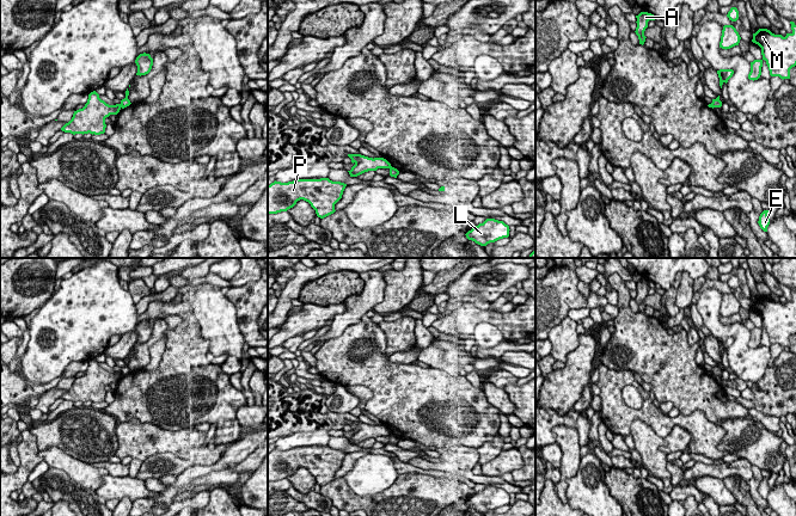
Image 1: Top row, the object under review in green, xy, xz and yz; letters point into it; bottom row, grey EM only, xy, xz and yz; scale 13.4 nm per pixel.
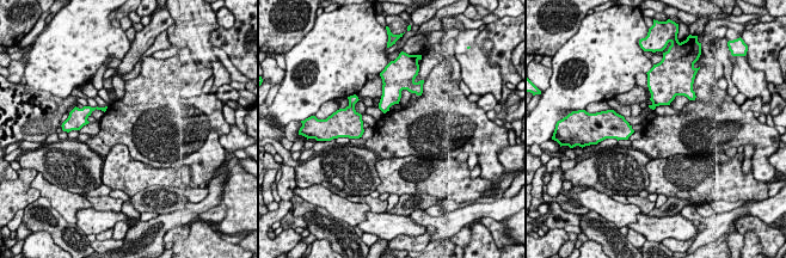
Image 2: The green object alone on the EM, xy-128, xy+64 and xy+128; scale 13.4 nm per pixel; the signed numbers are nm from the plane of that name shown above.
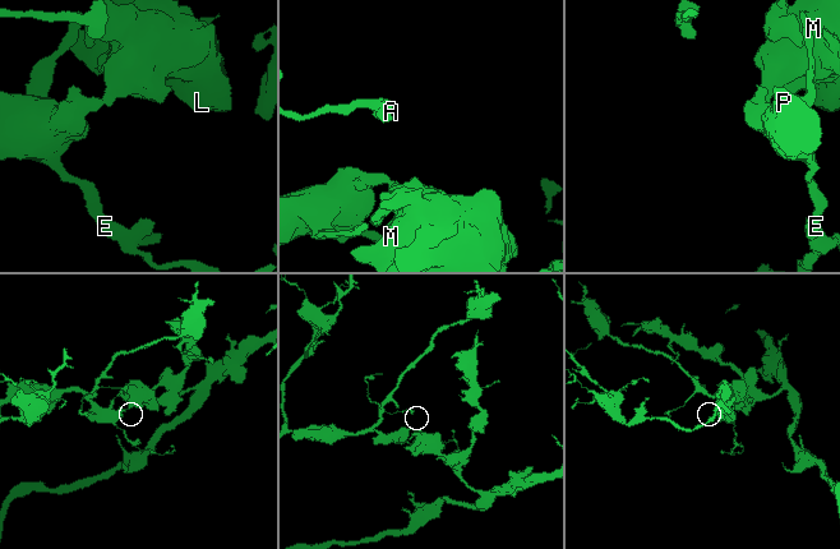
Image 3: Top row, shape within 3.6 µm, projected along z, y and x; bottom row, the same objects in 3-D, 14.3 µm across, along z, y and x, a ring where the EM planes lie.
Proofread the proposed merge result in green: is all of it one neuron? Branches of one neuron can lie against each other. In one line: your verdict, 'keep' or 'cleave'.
cleave

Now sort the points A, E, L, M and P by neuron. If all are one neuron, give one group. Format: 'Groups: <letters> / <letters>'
Groups: A E P / L M

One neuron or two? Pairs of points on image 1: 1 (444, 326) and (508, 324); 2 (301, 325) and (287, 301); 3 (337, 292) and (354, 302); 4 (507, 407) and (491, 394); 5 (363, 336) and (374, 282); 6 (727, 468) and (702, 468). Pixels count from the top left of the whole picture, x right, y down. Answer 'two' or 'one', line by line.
1: one
2: two
3: two
4: one
5: two
6: one

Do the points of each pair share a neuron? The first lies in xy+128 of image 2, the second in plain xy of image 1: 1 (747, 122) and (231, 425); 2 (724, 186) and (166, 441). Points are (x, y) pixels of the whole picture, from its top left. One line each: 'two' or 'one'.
1: one
2: one

